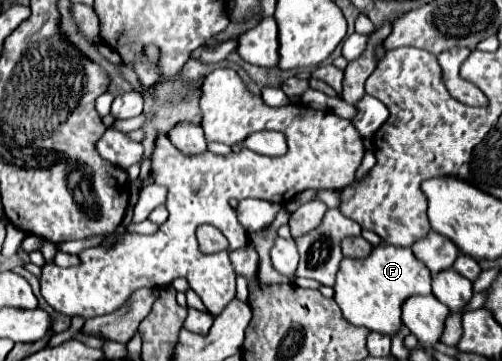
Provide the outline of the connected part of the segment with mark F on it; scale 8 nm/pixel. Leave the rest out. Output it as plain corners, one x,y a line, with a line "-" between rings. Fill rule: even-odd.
379,244
371,250
367,258
343,258
339,264
337,272
337,282
335,282
335,302
339,304
343,316
355,324
355,326
365,326
373,332
381,334
395,334
401,326
401,304
405,298
413,294
431,294
431,272
429,268
415,258
415,254
409,248
399,248
391,244

